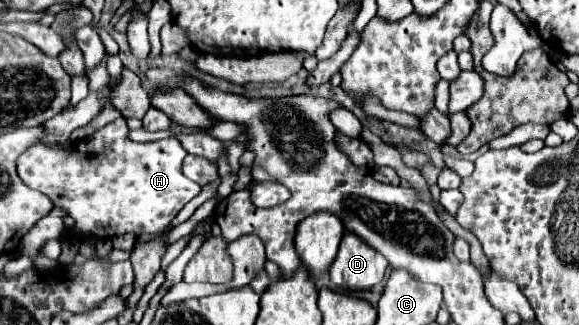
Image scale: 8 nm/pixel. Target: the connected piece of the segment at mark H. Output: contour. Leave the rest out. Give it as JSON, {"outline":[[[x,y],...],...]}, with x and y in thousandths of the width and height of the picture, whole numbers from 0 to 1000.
{"outline":[[[202,363],[199,375],[157,412],[154,425],[133,437],[123,468],[60,443],[29,486],[29,535],[50,578],[74,591],[78,603],[88,609],[95,634],[116,646],[116,658],[130,677],[123,714],[133,732],[174,738],[174,732],[199,732],[216,714],[230,714],[237,726],[271,720],[309,658],[309,646],[326,615],[333,615],[347,591],[347,572],[316,535],[313,505],[323,468],[302,425],[237,443],[219,425],[219,406],[223,394],[216,382],[216,363]]]}

